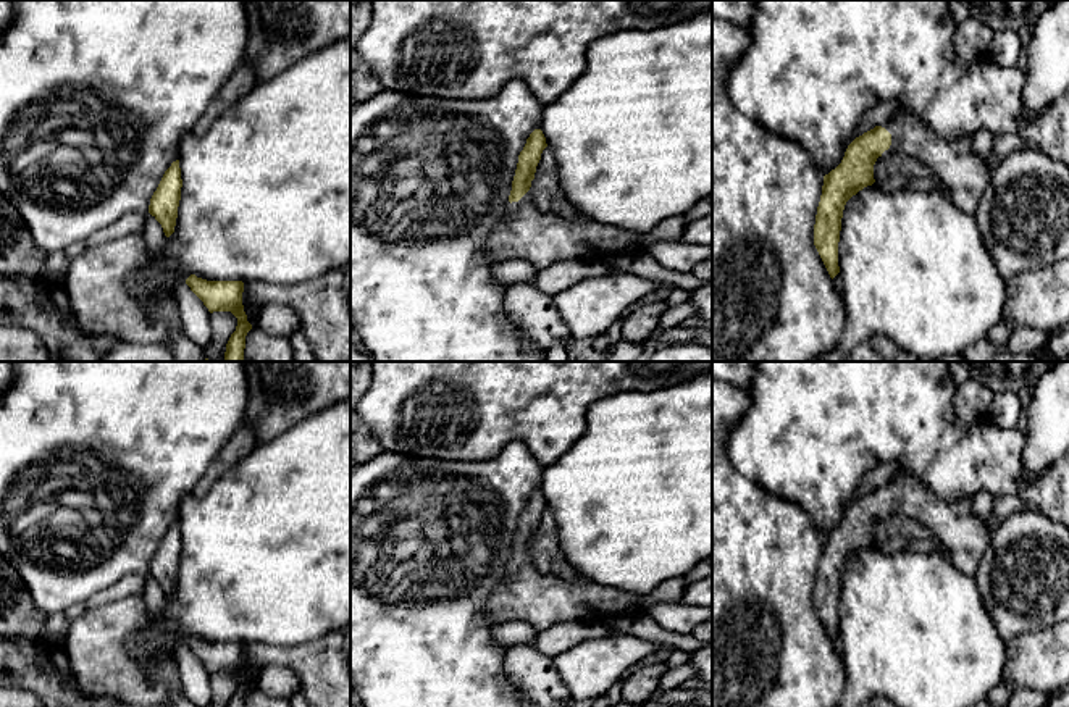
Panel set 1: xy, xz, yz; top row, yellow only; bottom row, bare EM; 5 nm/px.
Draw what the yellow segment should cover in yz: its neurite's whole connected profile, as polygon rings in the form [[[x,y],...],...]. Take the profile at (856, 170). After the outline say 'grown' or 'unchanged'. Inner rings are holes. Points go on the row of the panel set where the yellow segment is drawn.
[[[898,110],[888,121],[856,137],[841,163],[824,176],[814,245],[833,279],[840,273],[838,242],[846,202],[875,182],[874,165],[885,150],[920,160],[950,189],[954,205],[974,215],[990,169],[977,158],[972,137],[948,140],[916,113]]] | grown

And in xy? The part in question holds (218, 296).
[[[191,274],[186,279],[191,291],[203,302],[210,313],[231,312],[237,318],[236,331],[231,334],[224,360],[242,362],[245,349],[245,336],[252,329],[242,305],[242,281],[207,281]]] | unchanged

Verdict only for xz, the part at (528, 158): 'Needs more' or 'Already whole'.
Needs more

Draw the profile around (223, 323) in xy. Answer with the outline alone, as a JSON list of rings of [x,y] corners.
[[[231,312],[210,313],[212,341],[207,342],[205,358],[210,362],[226,362],[224,352],[231,334],[236,331],[237,318]]]

